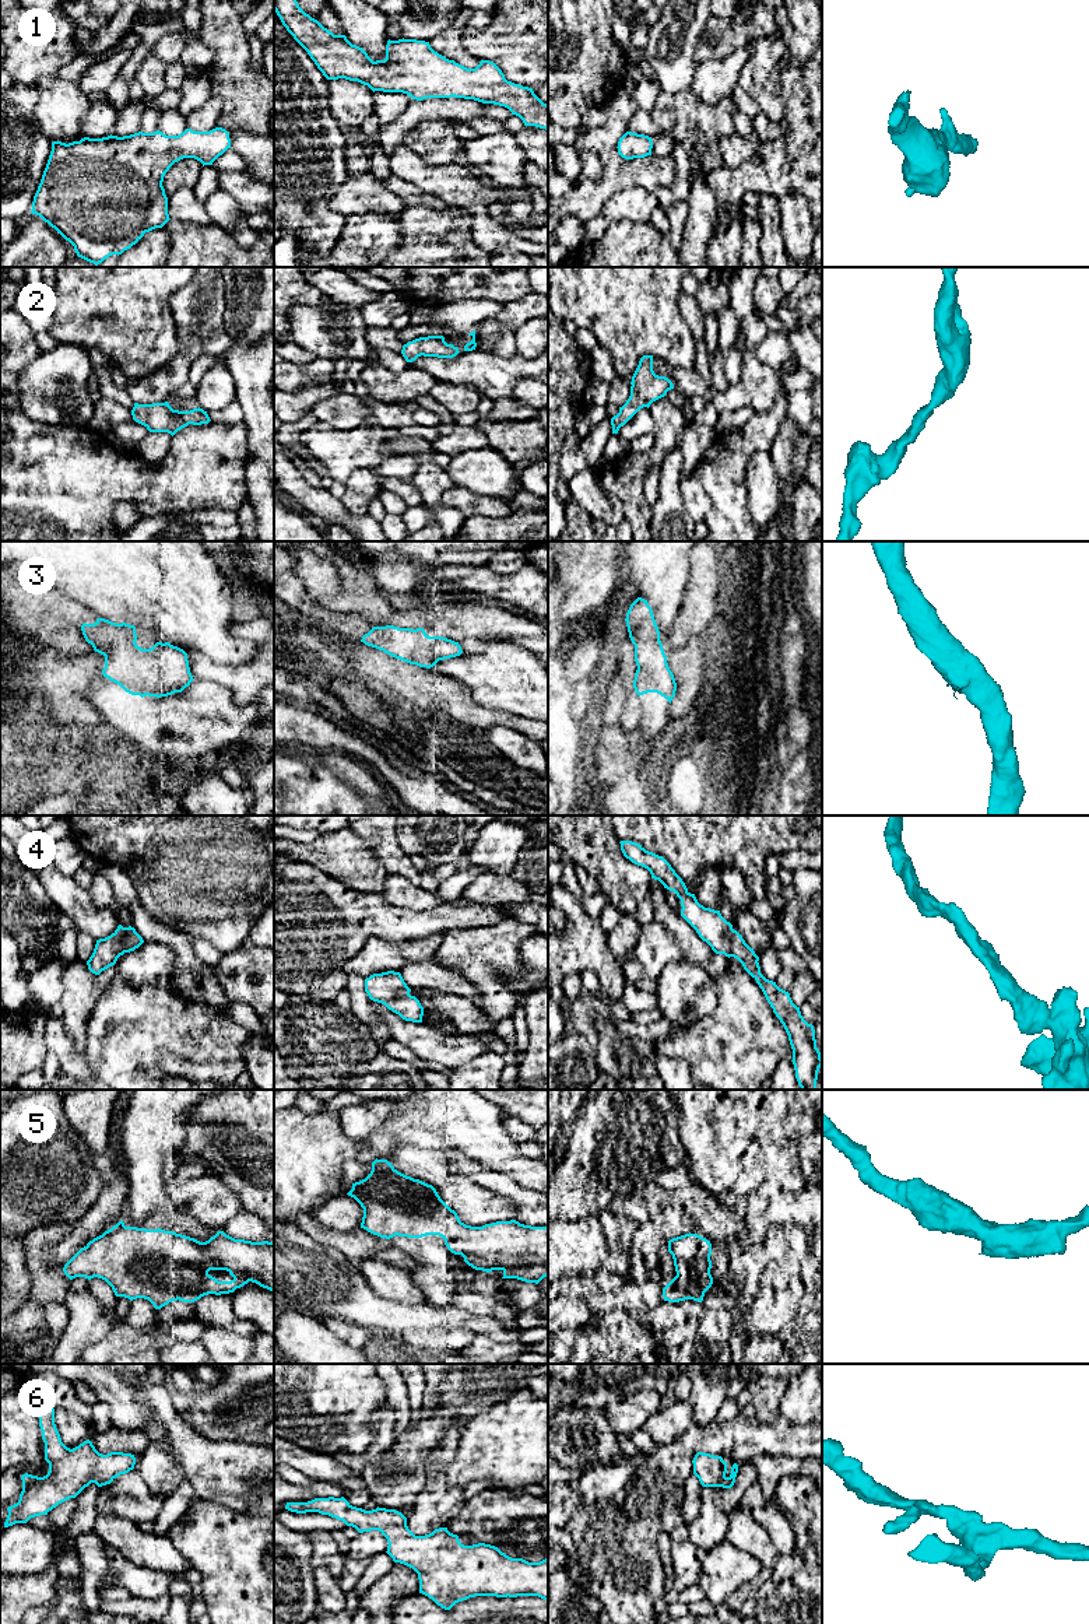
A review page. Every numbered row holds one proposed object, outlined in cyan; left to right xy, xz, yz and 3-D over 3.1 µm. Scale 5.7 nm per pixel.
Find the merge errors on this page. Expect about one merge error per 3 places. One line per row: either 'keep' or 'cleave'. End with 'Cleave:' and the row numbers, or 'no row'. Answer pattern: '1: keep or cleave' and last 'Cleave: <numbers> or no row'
1: keep
2: keep
3: keep
4: keep
5: keep
6: keep
Cleave: no row

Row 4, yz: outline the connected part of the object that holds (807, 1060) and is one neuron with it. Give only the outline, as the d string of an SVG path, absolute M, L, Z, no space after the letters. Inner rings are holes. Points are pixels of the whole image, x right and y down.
M621 841L621 850L632 863L647 869L651 878L658 880L664 888L674 891L681 899L681 916L696 930L716 954L737 958L744 969L756 981L773 1013L783 1024L793 1049L795 1078L801 1090L816 1090L818 1071L822 1066L821 1052L816 1048L815 1030L801 1016L790 993L780 989L776 982L760 974L759 957L742 936L733 929L720 911L705 908L691 894L671 864L642 845L632 841Z

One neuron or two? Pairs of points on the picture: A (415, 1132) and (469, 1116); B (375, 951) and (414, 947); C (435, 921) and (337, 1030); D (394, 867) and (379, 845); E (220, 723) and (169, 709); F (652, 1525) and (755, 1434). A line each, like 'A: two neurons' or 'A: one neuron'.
A: one neuron
B: one neuron
C: two neurons
D: one neuron
E: one neuron
F: one neuron

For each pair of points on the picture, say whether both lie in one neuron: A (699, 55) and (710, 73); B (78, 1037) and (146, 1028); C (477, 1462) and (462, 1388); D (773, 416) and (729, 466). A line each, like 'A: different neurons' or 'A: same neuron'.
A: different neurons
B: different neurons
C: different neurons
D: same neuron

